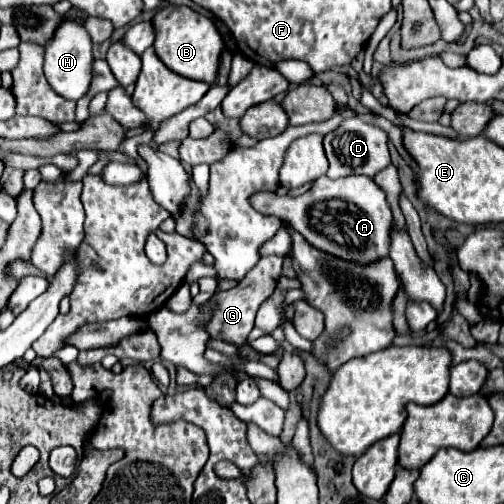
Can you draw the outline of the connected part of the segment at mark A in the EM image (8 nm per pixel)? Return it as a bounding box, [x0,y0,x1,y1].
[250,174,392,262]

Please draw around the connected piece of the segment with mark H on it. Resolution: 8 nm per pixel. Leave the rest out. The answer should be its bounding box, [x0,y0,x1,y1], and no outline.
[44,20,92,100]

